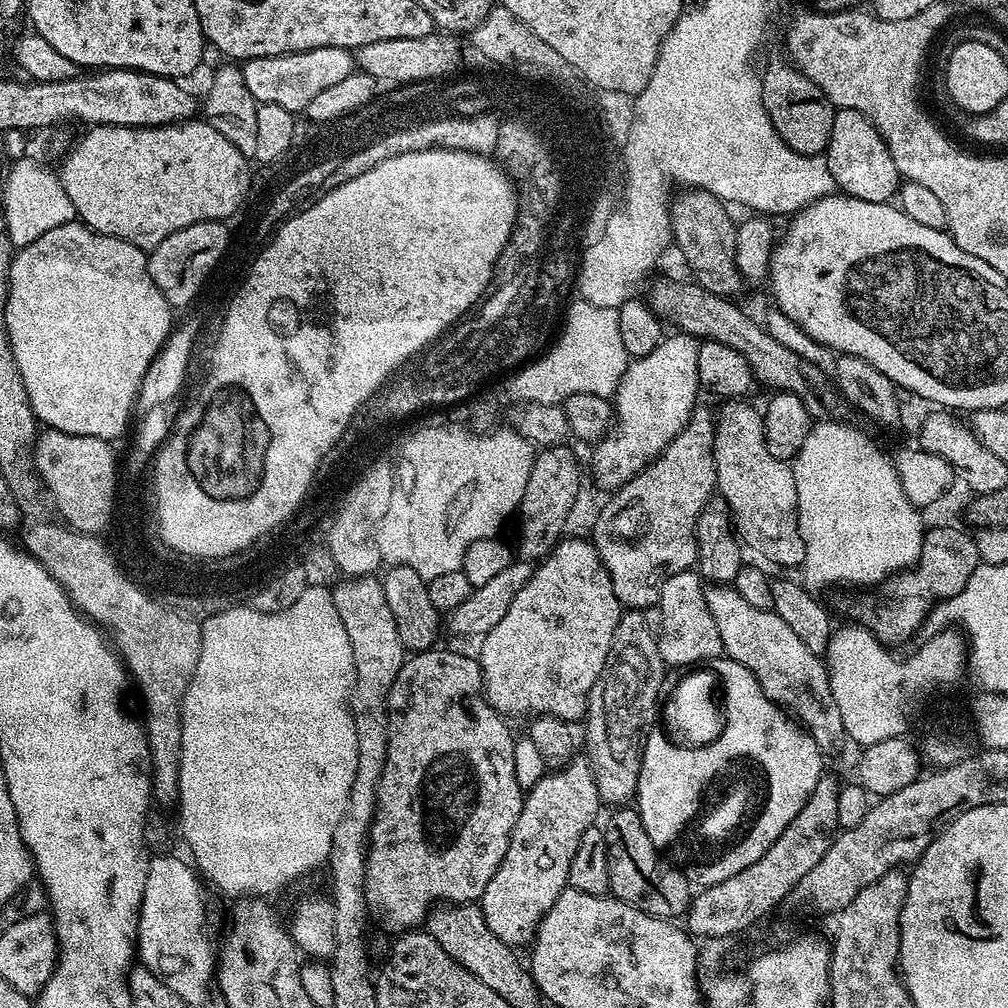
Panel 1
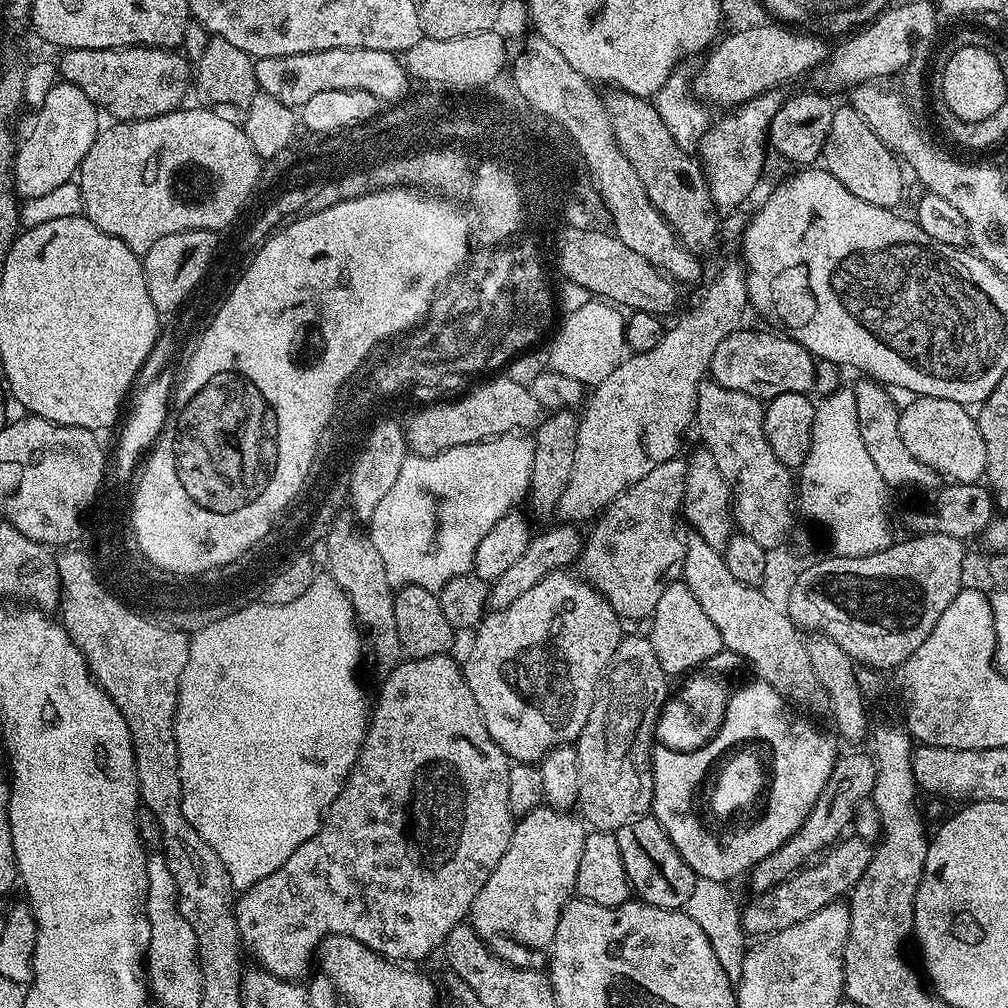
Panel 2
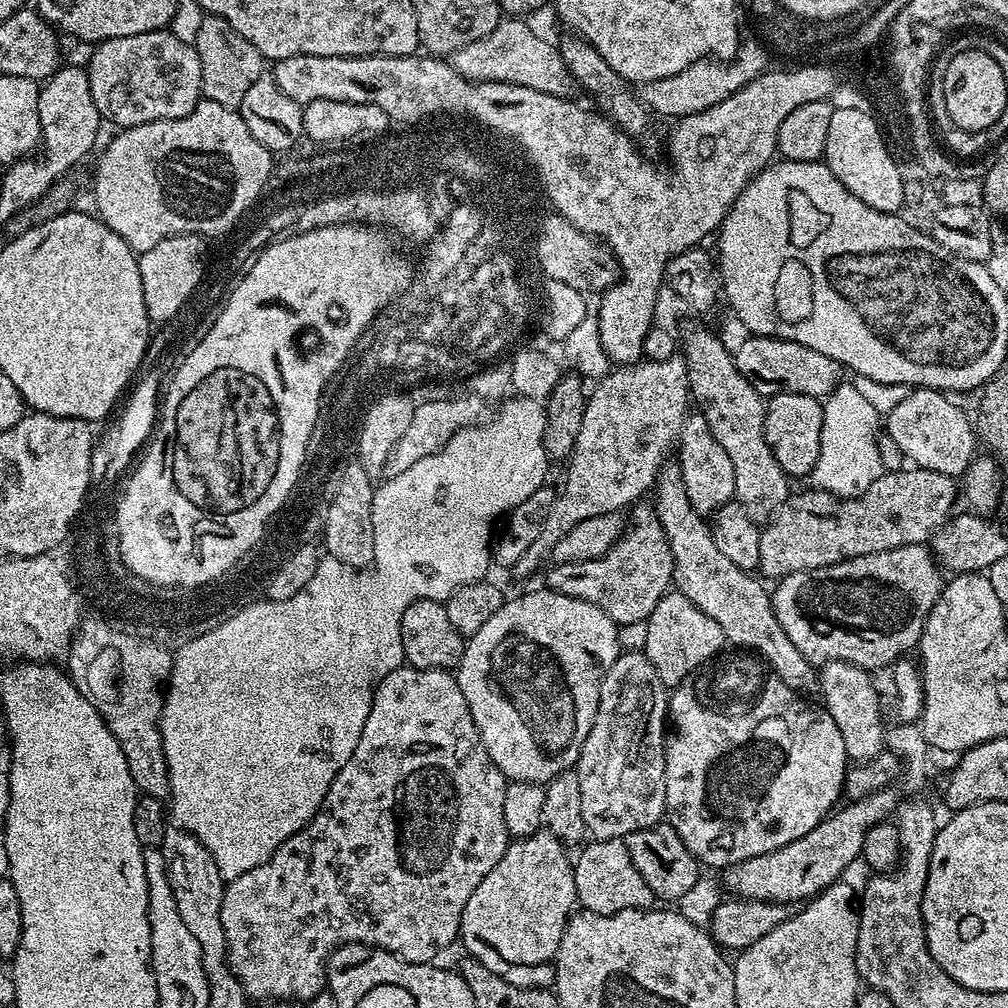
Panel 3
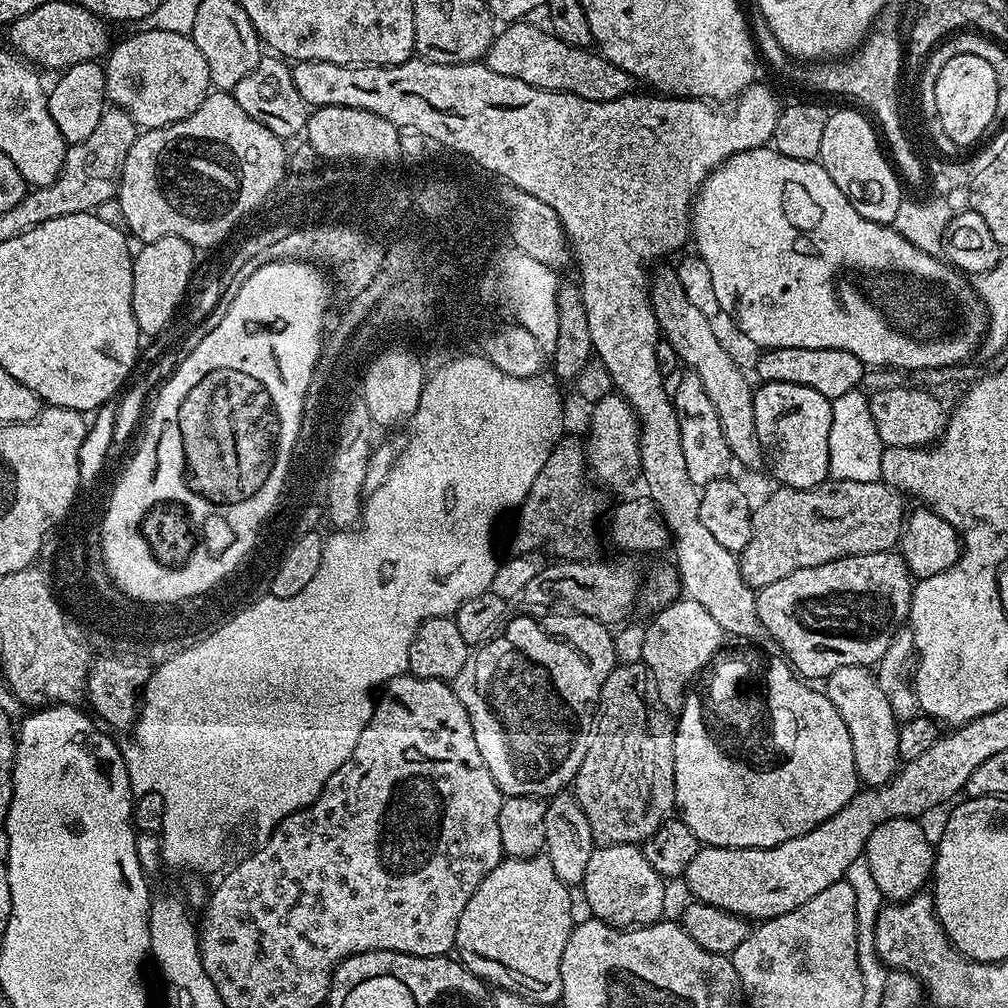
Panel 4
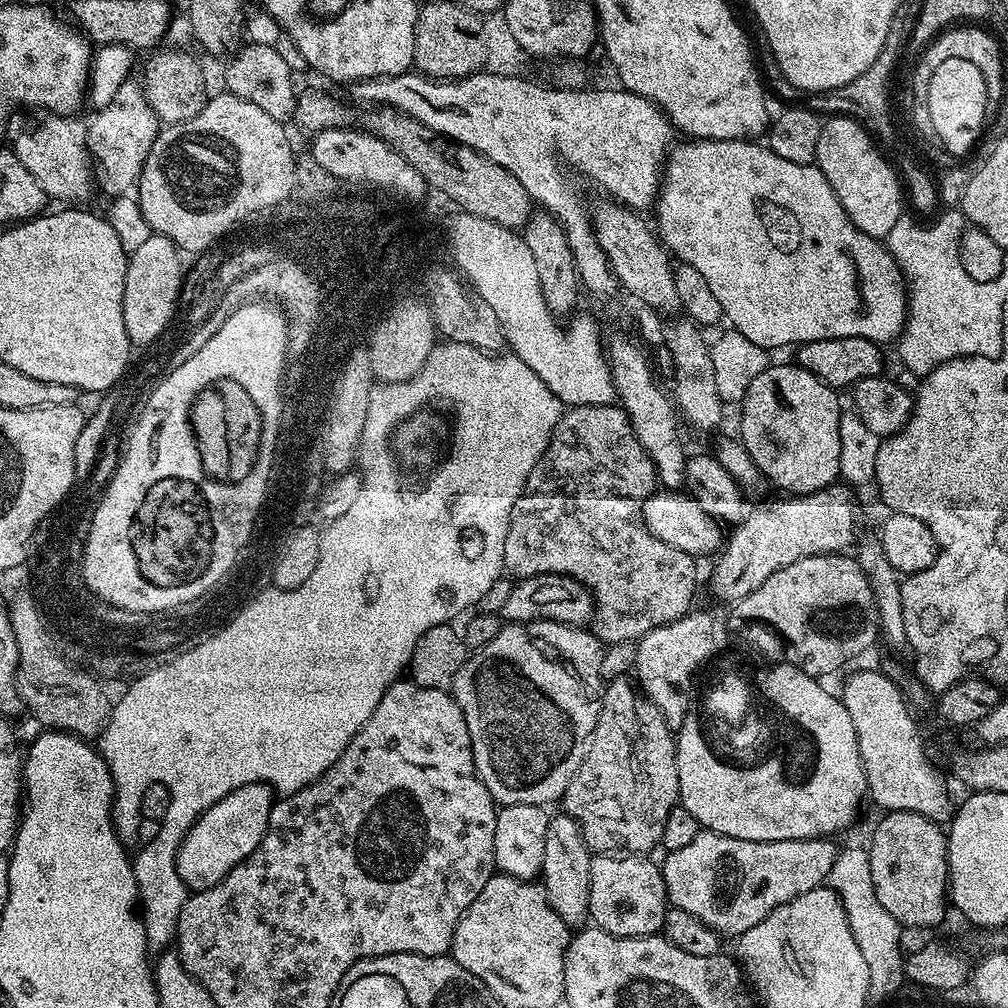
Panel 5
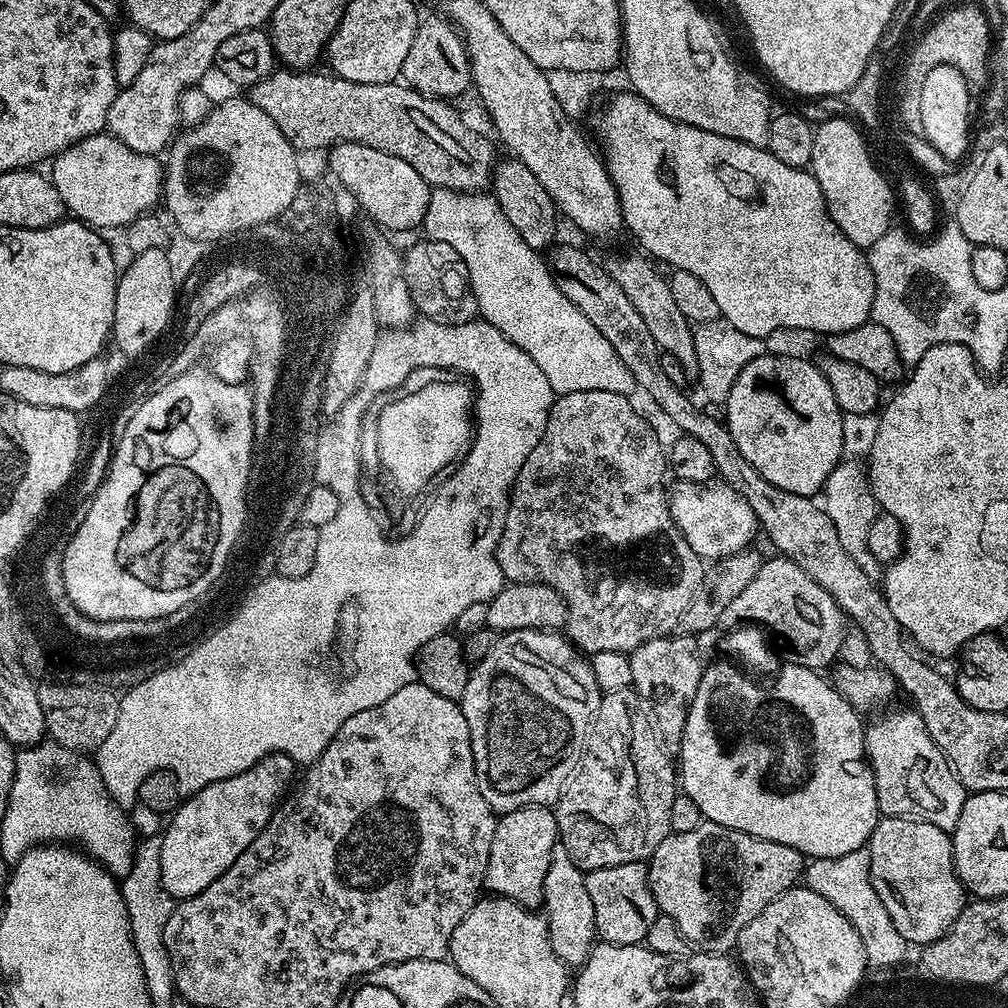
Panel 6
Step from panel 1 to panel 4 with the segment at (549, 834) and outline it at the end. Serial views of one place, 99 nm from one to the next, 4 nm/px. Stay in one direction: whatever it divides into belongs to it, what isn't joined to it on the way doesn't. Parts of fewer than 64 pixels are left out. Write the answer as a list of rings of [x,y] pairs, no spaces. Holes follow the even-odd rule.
[[[541,854],[521,860],[515,858],[501,860],[498,866],[494,866],[494,870],[490,870],[490,874],[486,874],[486,878],[482,878],[482,886],[478,886],[478,890],[474,890],[474,898],[470,898],[470,902],[466,902],[466,910],[462,910],[462,918],[458,918],[455,955],[465,968],[468,968],[480,980],[487,982],[493,989],[527,996],[538,1001],[541,1006],[548,1006],[555,1000],[557,1003],[562,997],[562,950],[566,950],[566,942],[574,927],[572,896],[568,892],[571,892],[569,885],[564,884],[562,878],[558,878],[558,874],[554,874],[554,866],[550,866],[550,858],[546,855]]]

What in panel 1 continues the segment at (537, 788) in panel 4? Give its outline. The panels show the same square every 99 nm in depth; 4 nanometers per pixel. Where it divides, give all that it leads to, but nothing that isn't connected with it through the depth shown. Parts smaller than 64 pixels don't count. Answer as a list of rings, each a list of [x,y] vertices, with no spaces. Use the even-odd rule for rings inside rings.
[[[561,539],[556,549],[533,567],[530,582],[514,594],[502,622],[479,641],[480,672],[484,676],[484,696],[505,717],[557,716],[580,722],[588,710],[588,695],[606,666],[610,642],[622,615],[622,605],[614,594],[612,576],[600,560],[591,539]]]

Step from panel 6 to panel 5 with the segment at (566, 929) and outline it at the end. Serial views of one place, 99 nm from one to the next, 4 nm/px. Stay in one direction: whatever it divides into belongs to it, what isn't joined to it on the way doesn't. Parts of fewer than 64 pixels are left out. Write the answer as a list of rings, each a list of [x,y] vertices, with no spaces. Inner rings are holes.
[[[567,814],[559,815],[553,815],[548,822],[546,854],[542,858],[540,876],[550,906],[554,906],[554,910],[570,926],[576,926],[580,919],[588,916],[588,891],[593,853],[584,840],[580,823]]]

